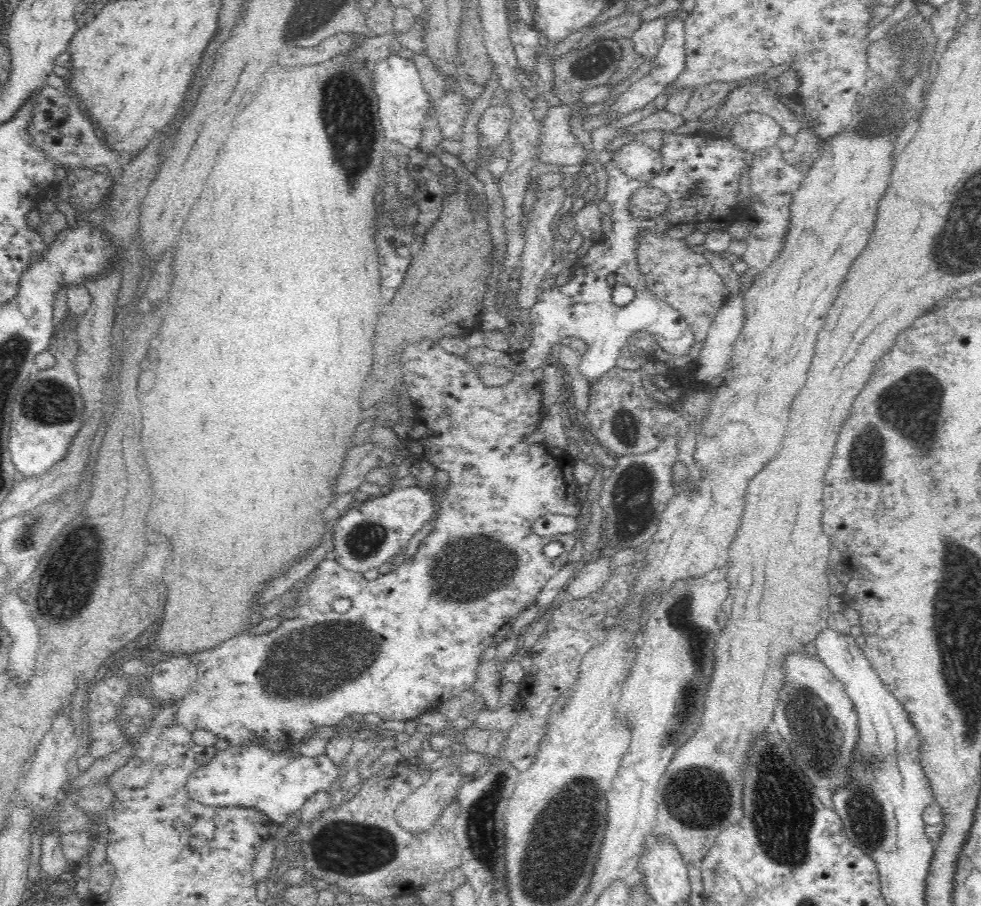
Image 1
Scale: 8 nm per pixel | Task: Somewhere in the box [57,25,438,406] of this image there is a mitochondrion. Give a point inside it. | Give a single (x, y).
(346, 120)

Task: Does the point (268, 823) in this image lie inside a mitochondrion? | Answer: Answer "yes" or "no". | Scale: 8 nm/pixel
no

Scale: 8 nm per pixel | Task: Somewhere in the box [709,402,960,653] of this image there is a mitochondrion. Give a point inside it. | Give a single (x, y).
(865, 456)

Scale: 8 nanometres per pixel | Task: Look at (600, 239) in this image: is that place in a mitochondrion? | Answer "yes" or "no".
no

